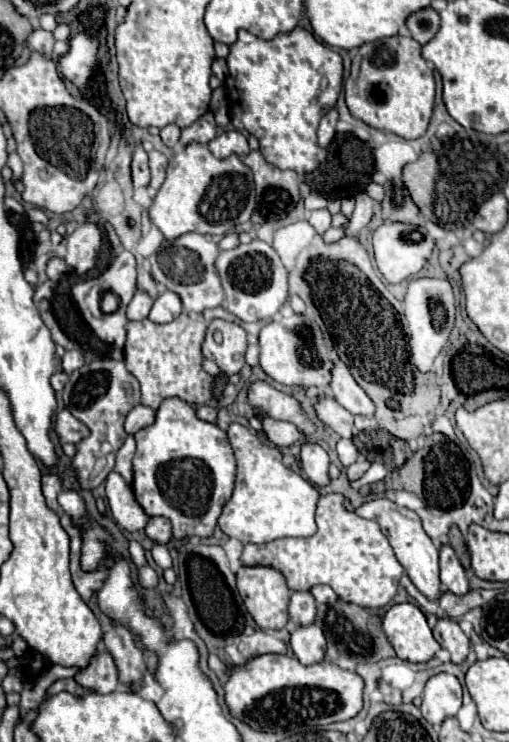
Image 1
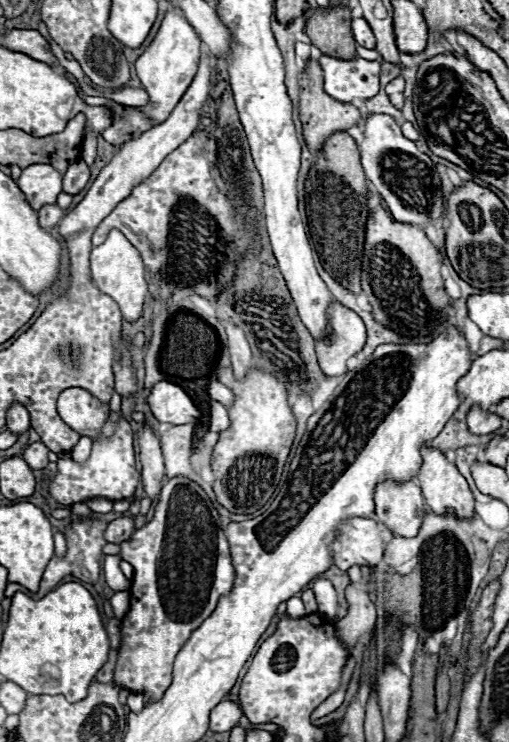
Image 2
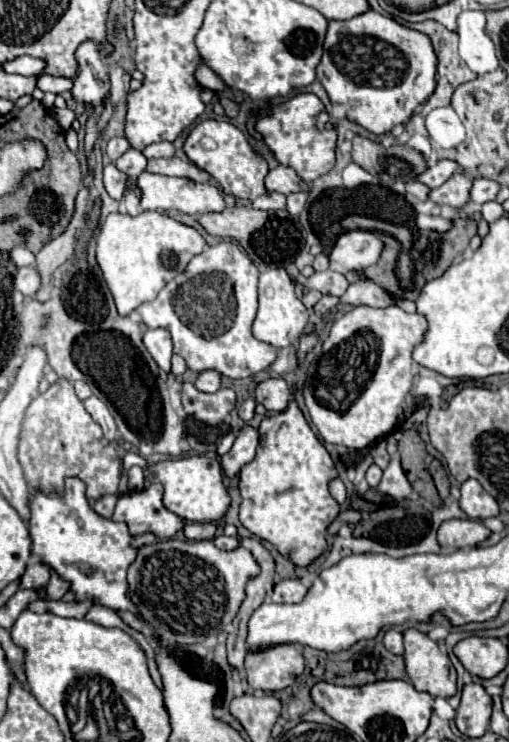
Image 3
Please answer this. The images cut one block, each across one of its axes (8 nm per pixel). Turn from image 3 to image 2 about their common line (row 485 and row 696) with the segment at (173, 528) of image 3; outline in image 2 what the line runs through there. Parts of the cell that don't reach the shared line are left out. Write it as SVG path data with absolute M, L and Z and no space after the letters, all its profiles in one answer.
M176 476L166 480L160 500L154 508L154 518L138 528L130 540L122 542L122 560L134 566L130 588L130 610L122 620L122 642L118 648L118 662L114 682L130 692L144 692L150 700L158 700L172 682L172 664L190 634L214 612L218 600L228 596L234 582L234 566L230 558L228 540L220 526L218 510L212 506L206 492L192 480Z

